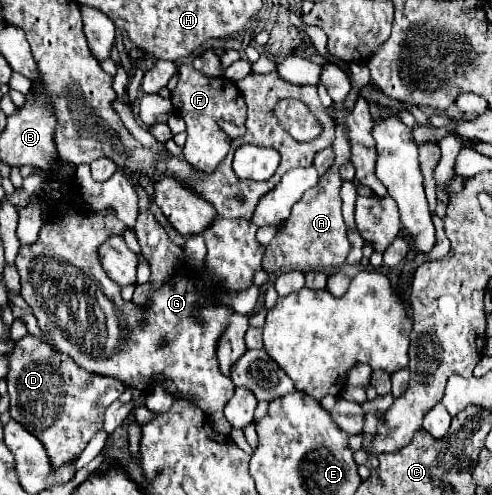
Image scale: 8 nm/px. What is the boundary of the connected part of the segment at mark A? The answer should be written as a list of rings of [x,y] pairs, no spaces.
[[[336,127],[336,139],[332,143],[334,153],[336,153],[336,161],[334,165],[326,171],[326,175],[320,177],[318,185],[308,189],[302,199],[298,203],[294,203],[292,213],[282,225],[280,231],[276,235],[276,239],[272,239],[272,243],[266,247],[266,255],[264,255],[264,269],[268,273],[286,273],[292,271],[292,259],[296,257],[296,253],[300,253],[300,257],[304,257],[302,265],[304,267],[316,267],[316,269],[330,269],[330,267],[340,267],[346,261],[346,255],[350,251],[350,243],[346,237],[346,225],[342,219],[342,199],[340,199],[340,175],[338,169],[340,165],[348,163],[348,141],[344,139],[344,131],[340,131],[340,127]]]

